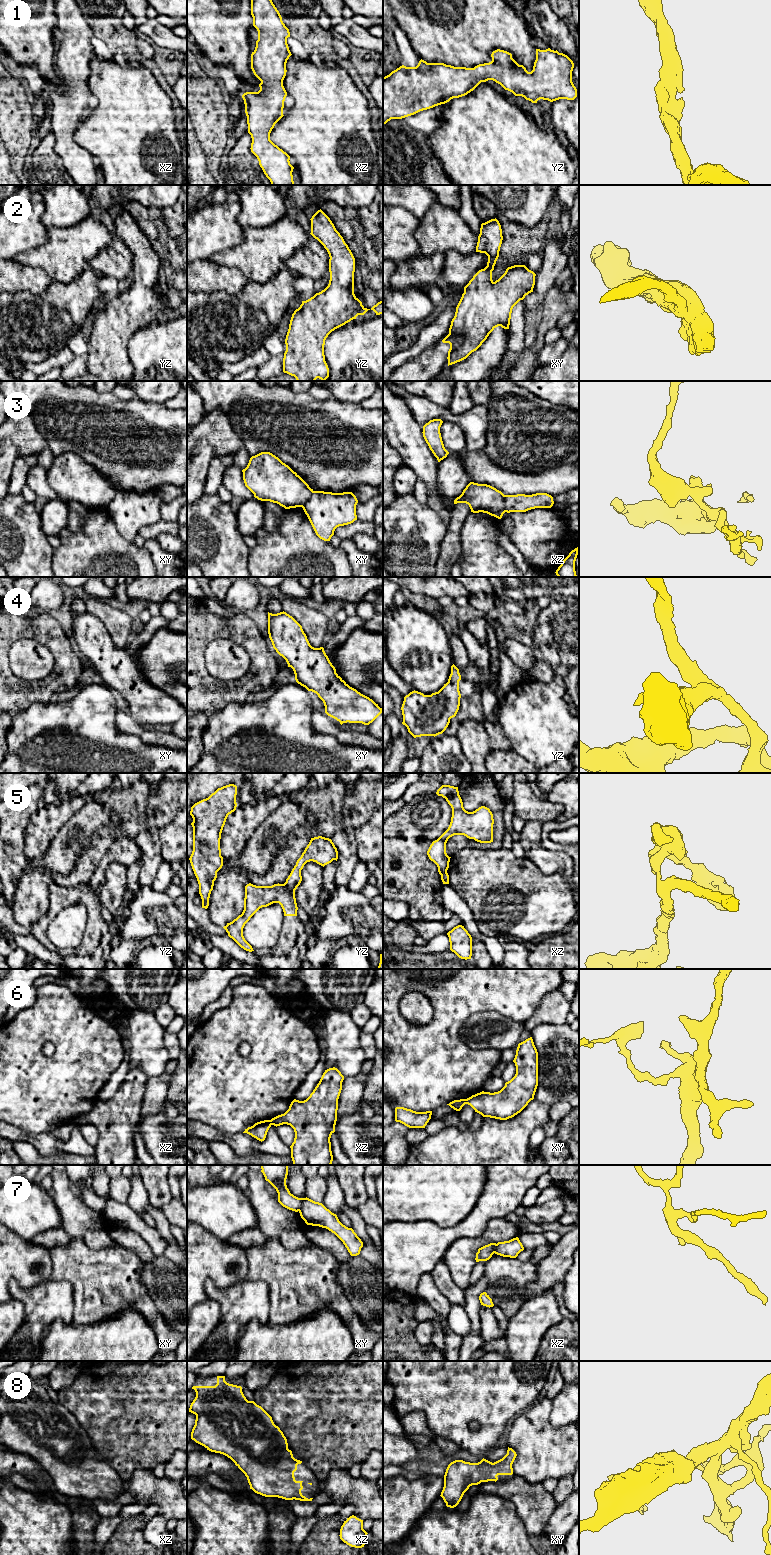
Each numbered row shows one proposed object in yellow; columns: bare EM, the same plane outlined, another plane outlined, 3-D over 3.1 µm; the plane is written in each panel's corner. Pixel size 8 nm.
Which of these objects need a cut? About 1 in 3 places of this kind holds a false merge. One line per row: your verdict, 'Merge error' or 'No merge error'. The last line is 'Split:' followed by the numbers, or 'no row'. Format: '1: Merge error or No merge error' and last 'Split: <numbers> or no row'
1: No merge error
2: No merge error
3: Merge error
4: No merge error
5: Merge error
6: Merge error
7: Merge error
8: No merge error
Split: 3, 5, 6, 7

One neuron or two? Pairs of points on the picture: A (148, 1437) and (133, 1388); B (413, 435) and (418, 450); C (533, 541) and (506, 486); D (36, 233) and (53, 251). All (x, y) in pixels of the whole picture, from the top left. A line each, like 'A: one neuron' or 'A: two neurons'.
A: one neuron
B: one neuron
C: two neurons
D: two neurons

